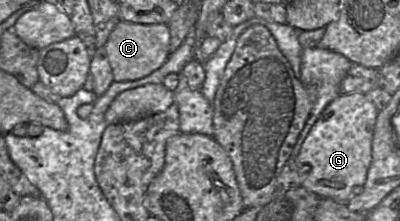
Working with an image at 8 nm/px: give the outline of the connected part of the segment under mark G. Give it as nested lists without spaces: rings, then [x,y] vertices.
[[[362,93],[339,94],[330,102],[310,129],[296,157],[300,167],[304,164],[311,167],[301,186],[320,198],[327,197],[346,204],[353,187],[363,186],[366,181],[372,159],[372,139],[378,112],[375,105]]]

